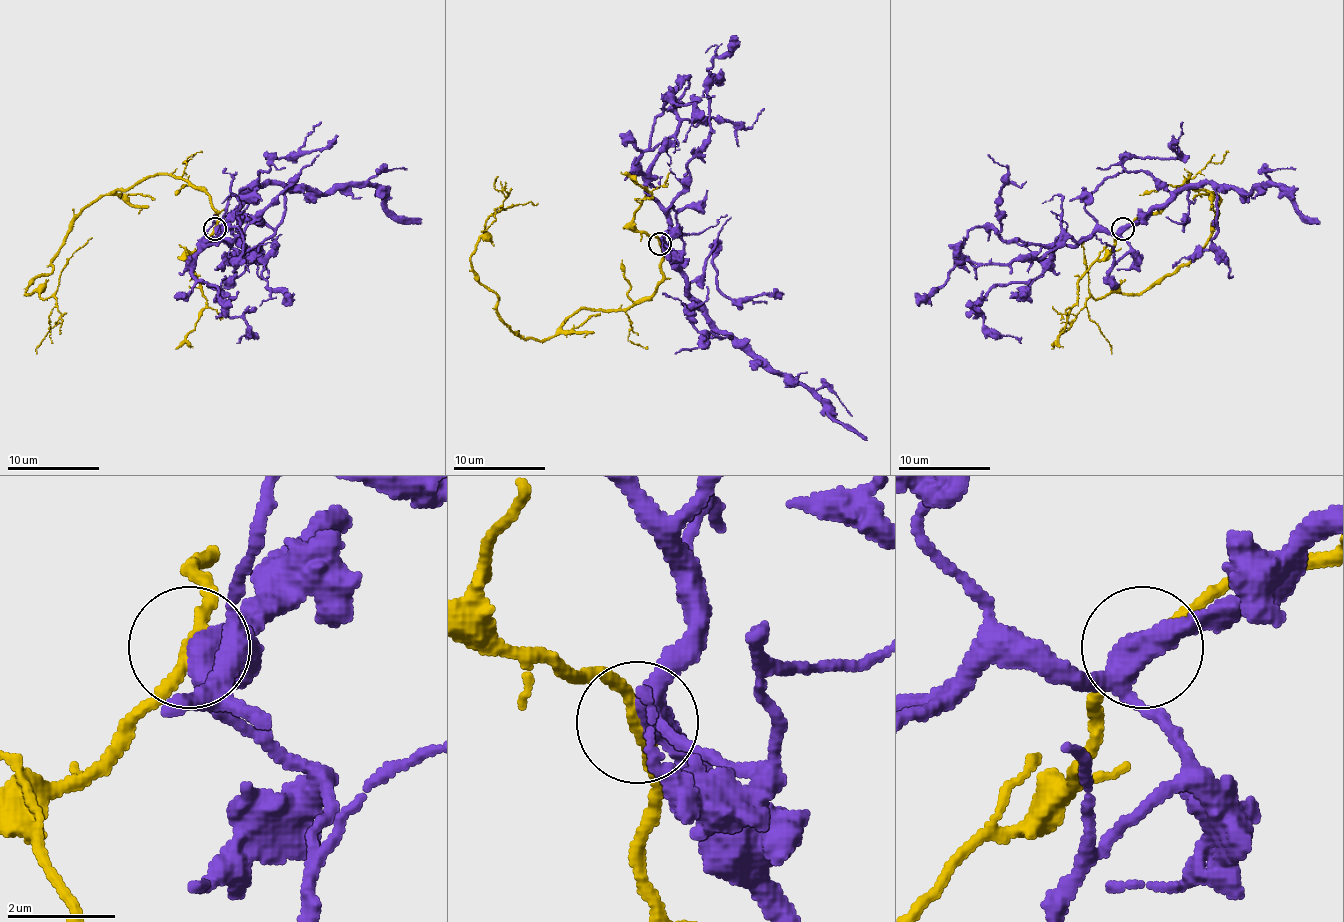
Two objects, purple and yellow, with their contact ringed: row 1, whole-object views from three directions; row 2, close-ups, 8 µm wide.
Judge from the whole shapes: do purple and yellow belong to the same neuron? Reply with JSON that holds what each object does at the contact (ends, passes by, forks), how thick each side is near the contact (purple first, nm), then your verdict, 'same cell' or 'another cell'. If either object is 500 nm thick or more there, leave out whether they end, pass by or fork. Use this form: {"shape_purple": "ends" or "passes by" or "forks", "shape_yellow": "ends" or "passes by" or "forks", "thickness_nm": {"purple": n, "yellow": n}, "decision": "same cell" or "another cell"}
{"shape_purple": "forks", "shape_yellow": "passes by", "thickness_nm": {"purple": 400, "yellow": 220}, "decision": "same cell"}

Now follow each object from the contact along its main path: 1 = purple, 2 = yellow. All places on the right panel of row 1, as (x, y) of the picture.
1: (1122, 228), (1145, 218), (1185, 188), (1205, 184), (1247, 193), (1277, 186), (1319, 223)
2: (1122, 228), (1157, 214), (1189, 174), (1219, 205), (1208, 244), (1141, 292), (1094, 299), (1083, 237)

